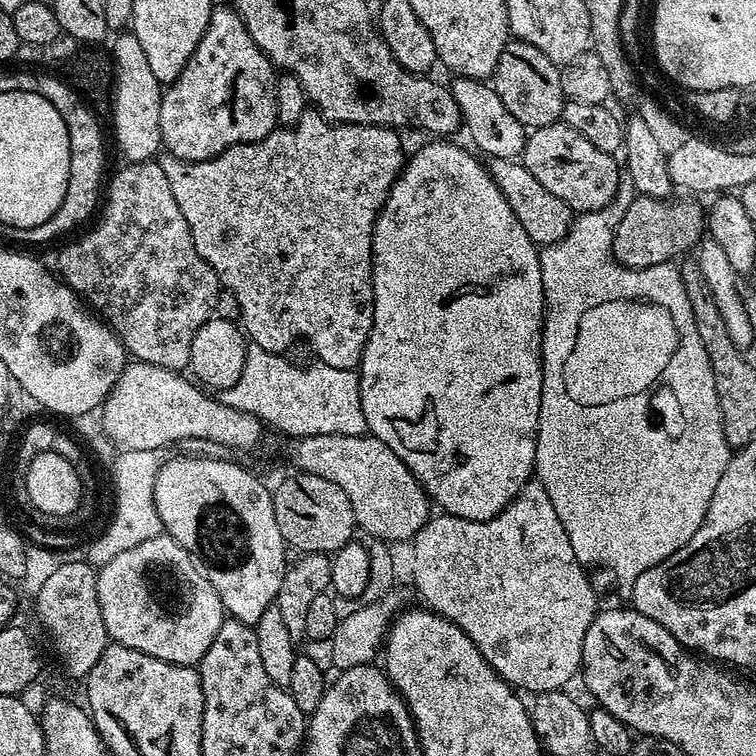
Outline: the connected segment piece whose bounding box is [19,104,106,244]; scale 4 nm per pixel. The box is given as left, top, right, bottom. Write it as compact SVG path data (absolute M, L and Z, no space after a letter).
M76 104L76 140L70 140L70 178L68 179L66 198L62 198L62 206L58 206L58 210L49 220L33 228L23 229L19 233L22 243L44 244L47 240L52 240L55 236L60 236L63 232L68 232L71 228L78 227L83 220L90 219L89 221L91 221L93 219L92 211L95 208L97 211L98 205L101 203L102 185L106 180L106 172L104 176L104 132L100 129L100 124L96 121L95 115L97 116L97 113L91 107L80 108L80 104Z

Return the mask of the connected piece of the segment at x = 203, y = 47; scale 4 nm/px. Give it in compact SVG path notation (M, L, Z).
M231 6L213 7L210 14L210 22L206 26L202 34L198 46L194 50L194 54L190 58L190 62L186 62L186 66L173 84L167 85L163 89L160 97L160 143L163 151L170 156L176 156L179 160L186 160L189 164L194 162L202 162L203 160L212 160L218 154L222 154L228 148L232 148L235 144L249 144L255 140L260 140L266 134L270 134L273 128L277 127L278 121L276 119L276 77L278 75L277 69L272 67L272 63L268 61L266 55L259 46L254 42L254 38L250 38L250 34L246 30L244 20L237 14L235 8Z

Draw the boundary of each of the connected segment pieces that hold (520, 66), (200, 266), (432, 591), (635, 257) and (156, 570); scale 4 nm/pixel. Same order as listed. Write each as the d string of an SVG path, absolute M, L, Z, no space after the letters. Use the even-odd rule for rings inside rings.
M512 38L502 50L502 58L490 77L490 83L498 98L502 98L506 110L510 110L510 114L514 114L525 128L535 130L555 124L563 117L565 99L560 69L561 65L550 62L538 46Z
M155 159L143 160L141 164L128 162L123 166L125 168L118 169L113 176L111 173L107 181L106 199L102 204L104 217L95 221L96 229L66 245L55 267L60 279L116 333L133 361L180 372L188 368L194 334L198 334L207 320L213 319L216 296L222 291L222 285L216 271L198 254L190 226L186 226L186 218L182 218L178 202L174 202L162 166Z
M538 482L525 484L520 495L508 504L506 510L502 510L494 518L489 520L467 520L447 514L433 515L418 534L410 541L412 547L412 580L416 583L416 592L421 596L423 603L439 616L444 616L450 622L454 622L468 635L478 646L478 650L493 670L507 683L517 690L539 694L542 692L559 692L572 679L577 679L581 671L580 659L582 658L582 646L586 642L586 630L590 630L590 622L594 622L598 605L596 605L596 592L588 581L585 569L578 562L574 554L574 546L570 546L570 538L566 538L566 530L562 530L562 522L558 522L558 514L554 514L554 502L550 502L550 494Z
M637 195L614 234L612 253L619 264L627 268L649 268L667 264L676 258L672 256L683 257L700 244L706 232L705 209L703 212L692 200L676 199Z
M167 534L150 538L150 542L138 542L138 546L122 550L118 558L110 558L110 562L99 565L96 585L98 607L102 610L102 622L106 622L109 641L167 664L199 665L202 654L210 650L214 634L218 634L219 627L226 619L222 598L218 590L210 586L201 565L191 552L178 546L178 542L174 542L174 538Z

